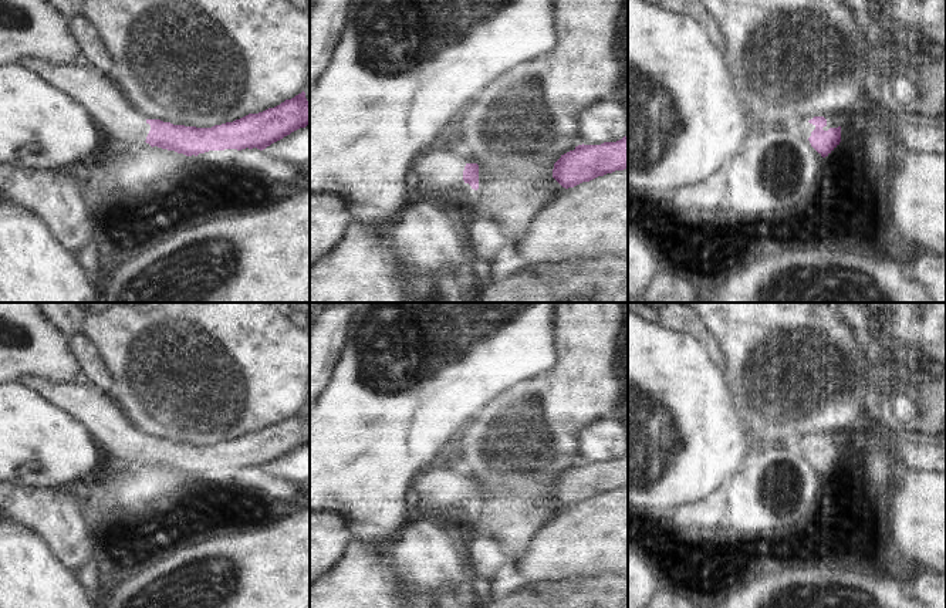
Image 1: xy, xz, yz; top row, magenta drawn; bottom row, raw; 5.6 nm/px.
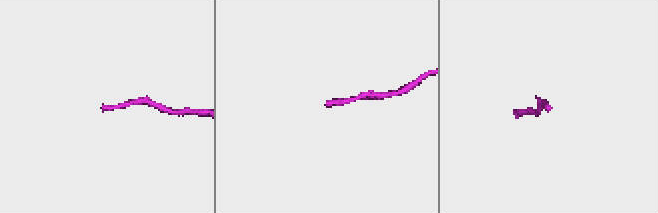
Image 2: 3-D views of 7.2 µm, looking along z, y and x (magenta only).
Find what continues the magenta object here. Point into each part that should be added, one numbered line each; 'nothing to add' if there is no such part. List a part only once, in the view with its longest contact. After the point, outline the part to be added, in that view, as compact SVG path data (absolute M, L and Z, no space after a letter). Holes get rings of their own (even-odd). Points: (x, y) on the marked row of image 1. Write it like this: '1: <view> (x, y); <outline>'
1: yz (831, 121); M824 116L827 119L827 125L822 128L824 131L828 131L830 128L838 128L842 125L842 121L835 116Z

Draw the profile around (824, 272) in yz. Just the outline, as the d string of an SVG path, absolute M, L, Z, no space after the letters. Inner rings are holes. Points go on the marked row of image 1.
M839 240L811 241L805 249L785 247L777 253L751 251L727 267L706 287L702 303L935 303L908 274L909 249L866 249Z

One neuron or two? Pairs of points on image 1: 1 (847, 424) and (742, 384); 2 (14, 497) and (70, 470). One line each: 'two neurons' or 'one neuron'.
1: one neuron
2: two neurons

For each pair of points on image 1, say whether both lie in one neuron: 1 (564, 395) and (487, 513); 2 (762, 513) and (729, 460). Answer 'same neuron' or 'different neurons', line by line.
1: same neuron
2: different neurons

